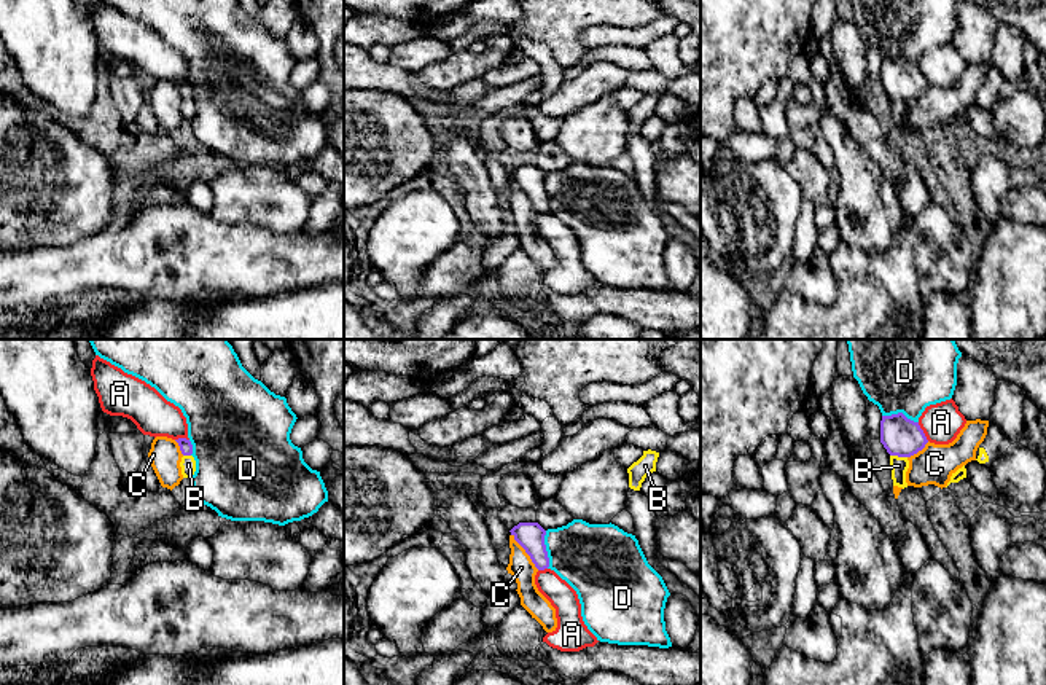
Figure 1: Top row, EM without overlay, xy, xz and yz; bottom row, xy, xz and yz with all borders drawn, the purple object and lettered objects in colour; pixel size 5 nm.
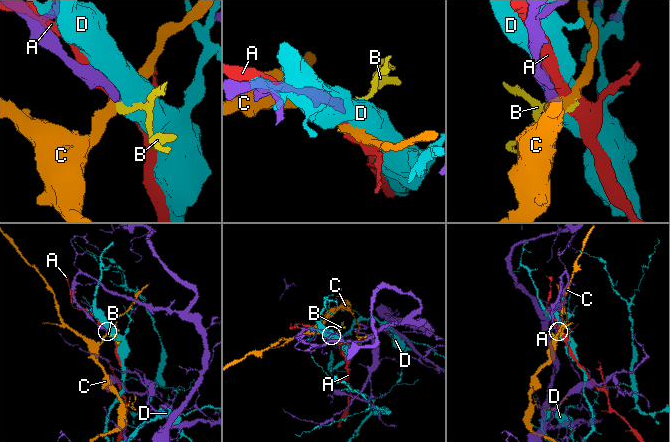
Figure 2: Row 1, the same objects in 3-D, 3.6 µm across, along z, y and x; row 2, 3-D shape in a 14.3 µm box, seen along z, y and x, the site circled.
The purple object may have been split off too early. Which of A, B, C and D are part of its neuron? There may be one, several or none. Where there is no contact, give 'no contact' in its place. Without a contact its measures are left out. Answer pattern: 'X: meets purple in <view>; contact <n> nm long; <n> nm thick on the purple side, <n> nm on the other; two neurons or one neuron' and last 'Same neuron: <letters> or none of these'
A: meets purple in yz; contact 110 nm long; 200 nm thick on the purple side, 200 nm on the other; two neurons
B: meets purple in yz; contact 90 nm long; 200 nm thick on the purple side, 90 nm on the other; two neurons
C: meets purple in xz; contact 240 nm long; 140 nm thick on the purple side, 120 nm on the other; two neurons
D: meets purple in xz; contact 190 nm long; 140 nm thick on the purple side, 360 nm on the other; two neurons
Same neuron: none of these

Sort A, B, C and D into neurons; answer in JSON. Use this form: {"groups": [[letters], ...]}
{"groups": [["A"], ["B"], ["C"], ["D"]]}

